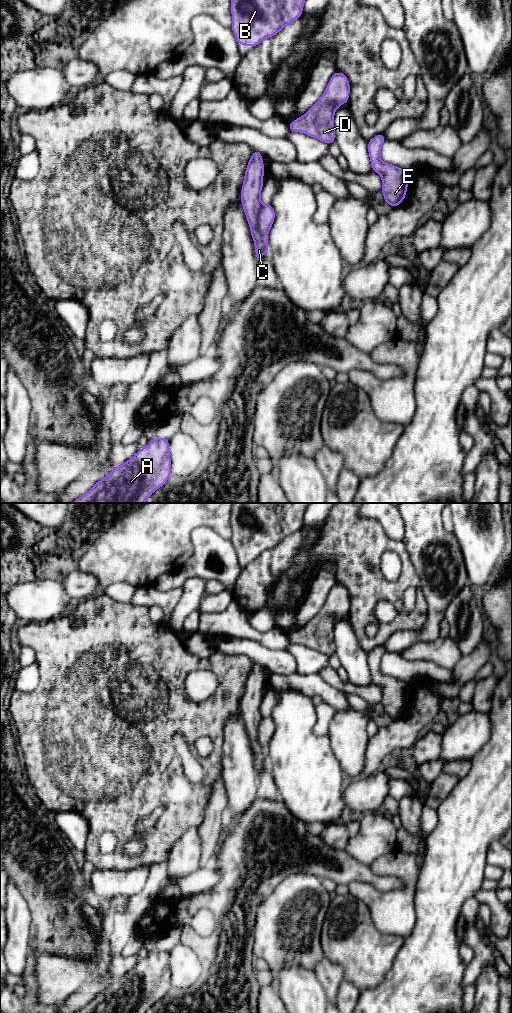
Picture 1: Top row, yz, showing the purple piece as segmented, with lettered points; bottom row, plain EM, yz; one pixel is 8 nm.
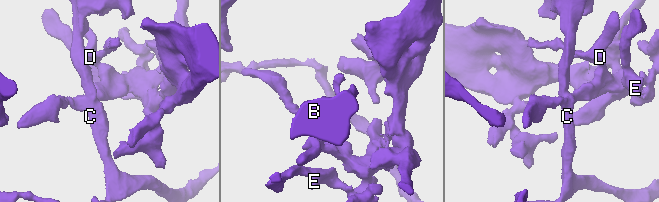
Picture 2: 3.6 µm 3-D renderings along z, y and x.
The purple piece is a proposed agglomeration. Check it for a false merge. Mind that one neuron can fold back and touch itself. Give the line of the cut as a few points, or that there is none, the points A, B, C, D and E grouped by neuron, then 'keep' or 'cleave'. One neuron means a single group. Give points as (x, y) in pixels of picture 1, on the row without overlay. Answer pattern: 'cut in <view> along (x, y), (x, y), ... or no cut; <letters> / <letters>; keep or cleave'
no cut; A B C D E; keep

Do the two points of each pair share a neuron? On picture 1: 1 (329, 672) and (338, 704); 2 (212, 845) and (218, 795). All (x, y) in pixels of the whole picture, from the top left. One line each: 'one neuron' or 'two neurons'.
1: two neurons
2: one neuron

